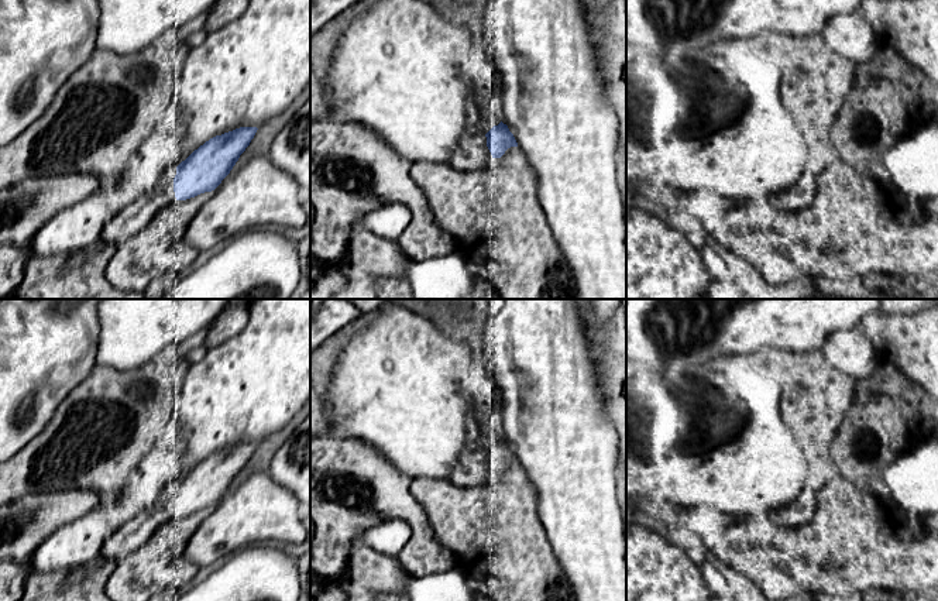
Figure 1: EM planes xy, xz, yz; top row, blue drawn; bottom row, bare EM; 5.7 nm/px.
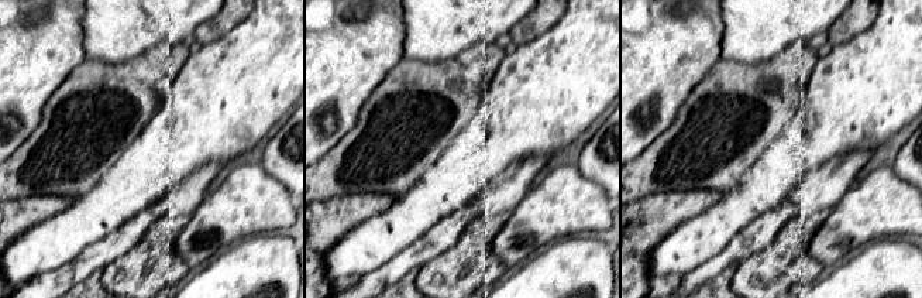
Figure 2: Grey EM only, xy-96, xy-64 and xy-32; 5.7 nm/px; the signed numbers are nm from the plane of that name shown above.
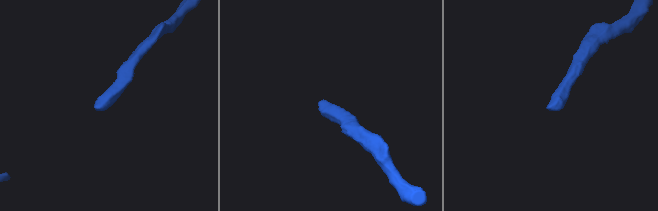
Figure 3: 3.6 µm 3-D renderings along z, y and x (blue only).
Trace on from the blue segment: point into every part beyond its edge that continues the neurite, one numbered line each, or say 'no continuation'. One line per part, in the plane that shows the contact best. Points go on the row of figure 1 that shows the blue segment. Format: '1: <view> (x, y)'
1: xy (133, 217)

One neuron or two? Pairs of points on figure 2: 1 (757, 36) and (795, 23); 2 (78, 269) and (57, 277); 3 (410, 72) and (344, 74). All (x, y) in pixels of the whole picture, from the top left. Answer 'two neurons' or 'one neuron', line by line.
1: one neuron
2: one neuron
3: two neurons

